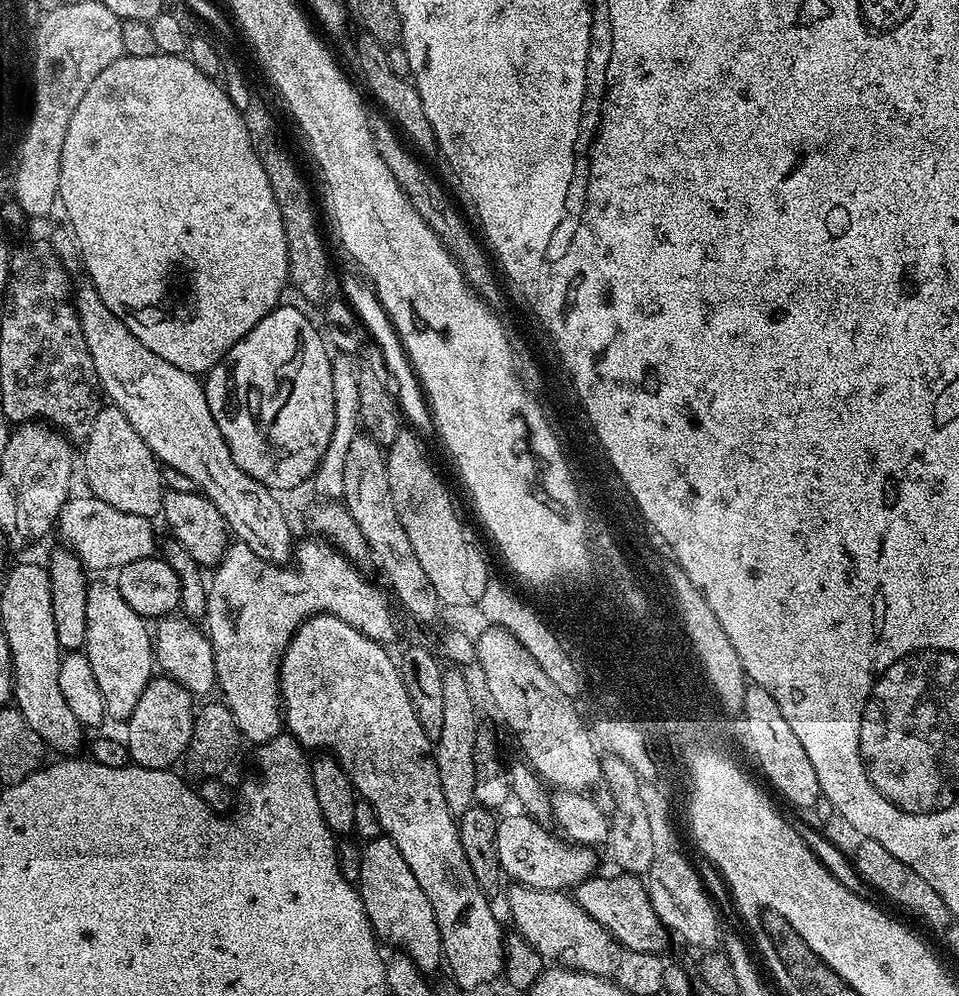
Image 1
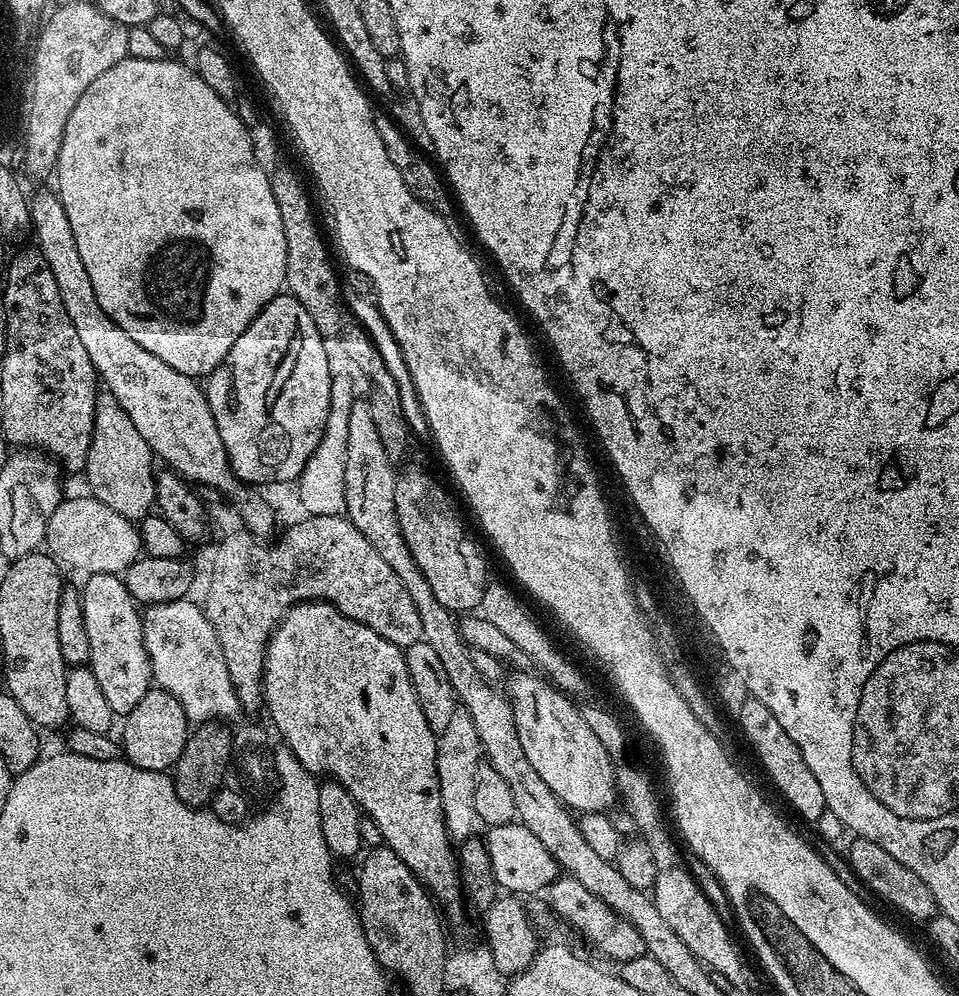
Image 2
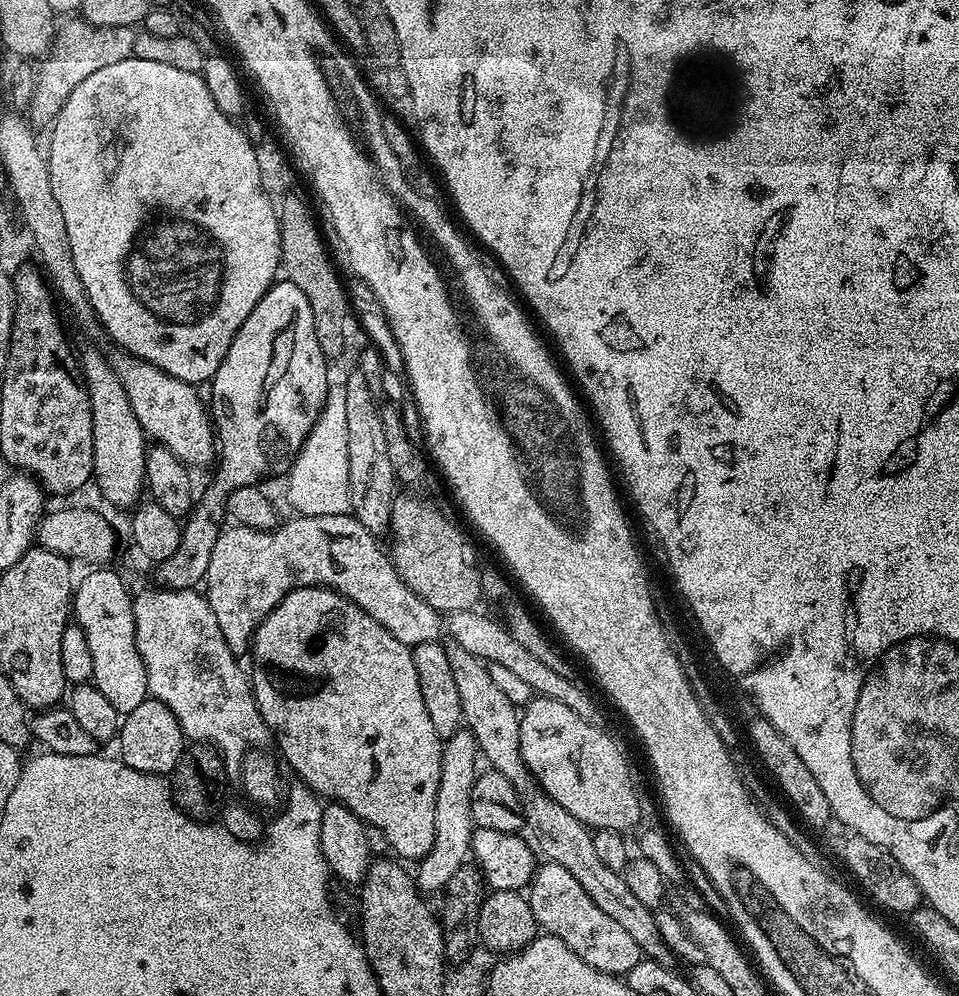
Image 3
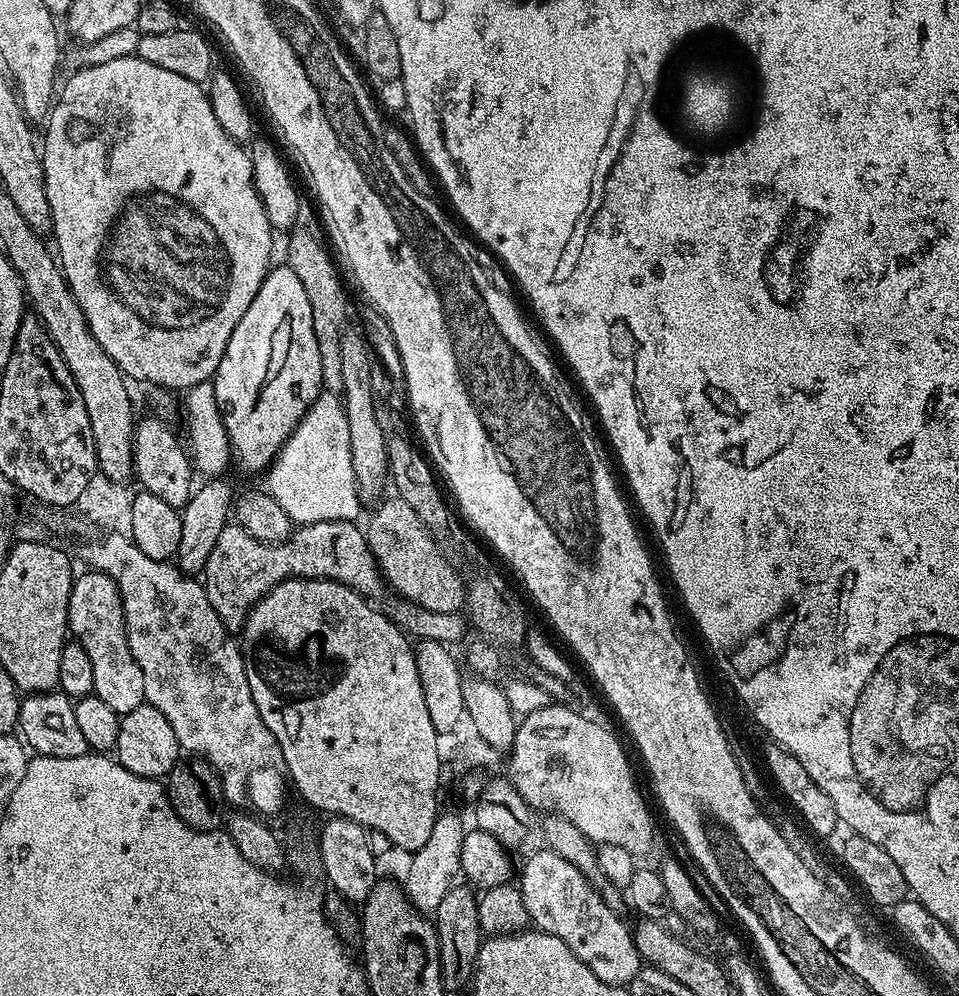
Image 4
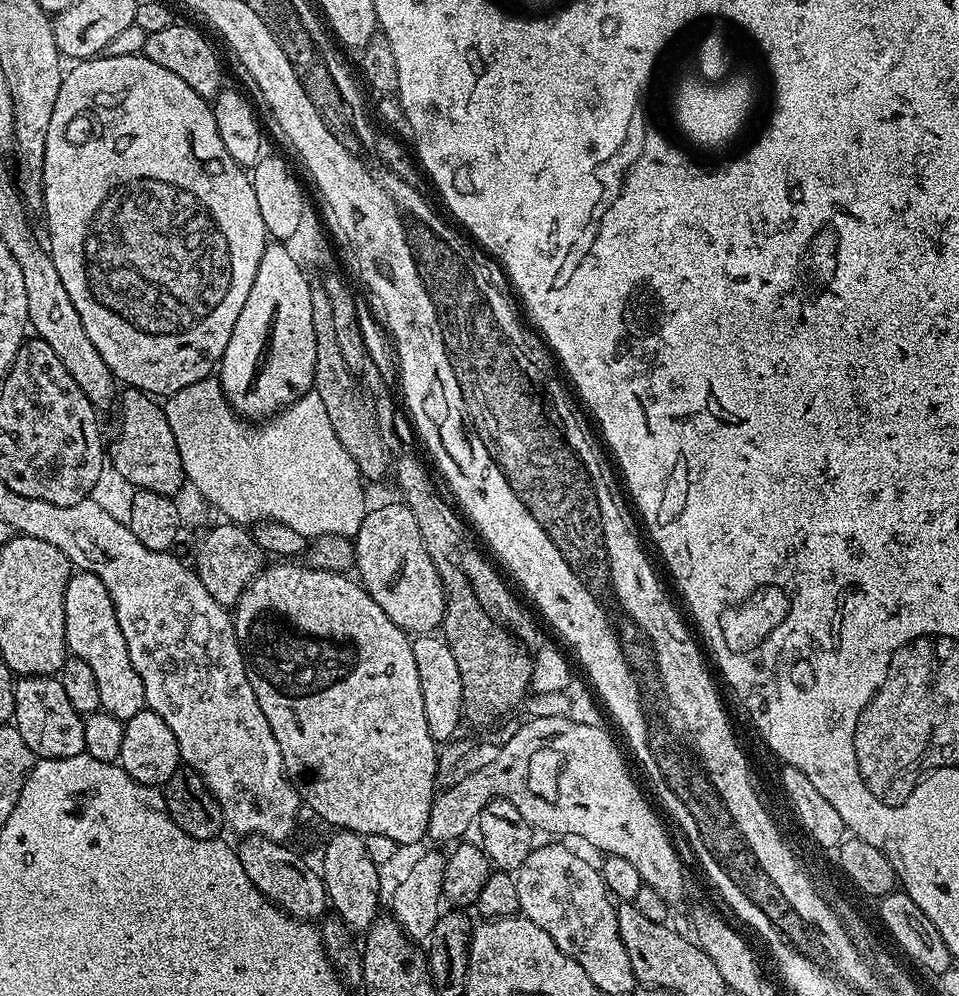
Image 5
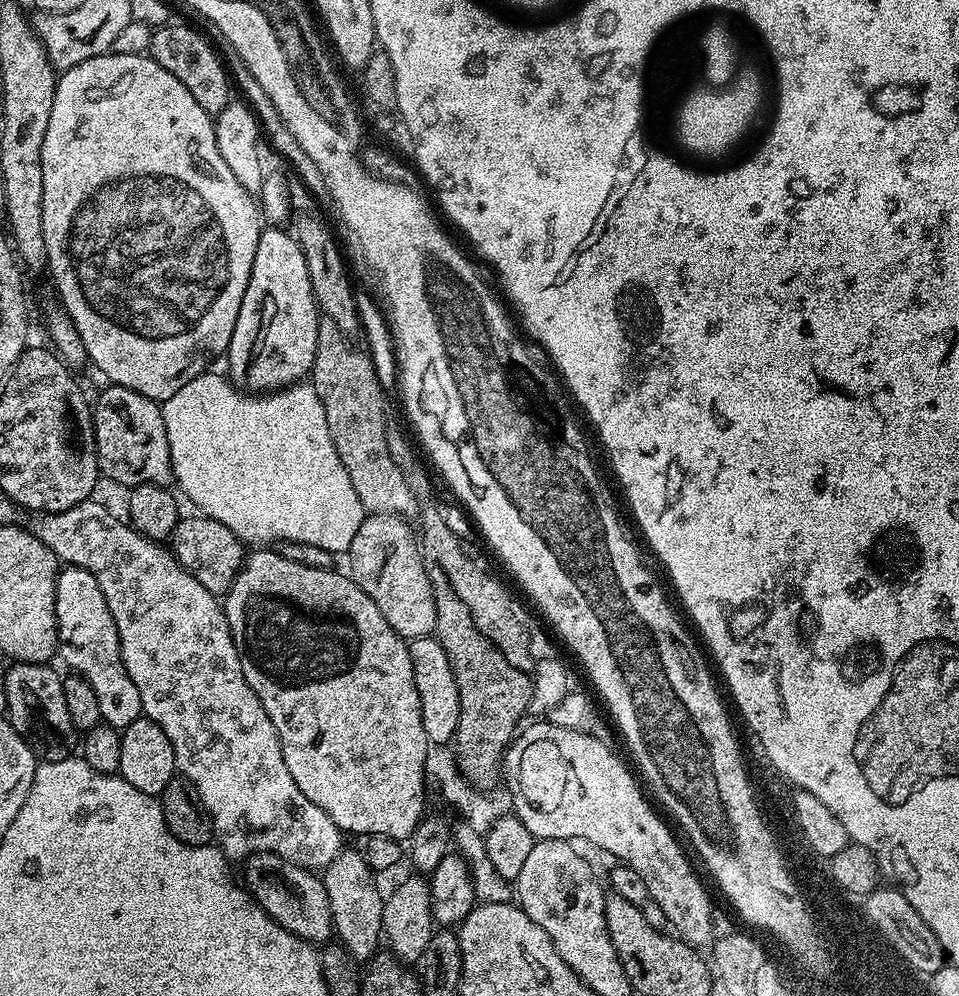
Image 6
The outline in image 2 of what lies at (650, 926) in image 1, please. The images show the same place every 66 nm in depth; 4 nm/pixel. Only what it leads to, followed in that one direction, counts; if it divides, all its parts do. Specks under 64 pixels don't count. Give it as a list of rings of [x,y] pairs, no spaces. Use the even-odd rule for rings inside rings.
[[[557,875],[556,880],[546,889],[547,896],[549,906],[570,927],[577,928],[602,955],[609,956],[610,959],[616,960],[615,962],[633,960],[645,955],[642,936],[635,926],[611,909],[602,898],[595,897],[586,890],[585,886],[582,886],[581,882],[578,882],[572,875]]]

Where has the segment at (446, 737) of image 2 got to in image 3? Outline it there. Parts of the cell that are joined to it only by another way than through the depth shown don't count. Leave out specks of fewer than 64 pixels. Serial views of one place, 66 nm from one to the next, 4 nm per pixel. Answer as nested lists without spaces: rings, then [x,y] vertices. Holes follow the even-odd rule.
[[[461,730],[443,741],[442,766],[438,778],[438,798],[434,802],[434,846],[414,868],[416,887],[421,893],[443,893],[450,878],[469,859],[472,851],[472,791],[478,775],[476,758],[478,749],[475,736],[469,730]]]

